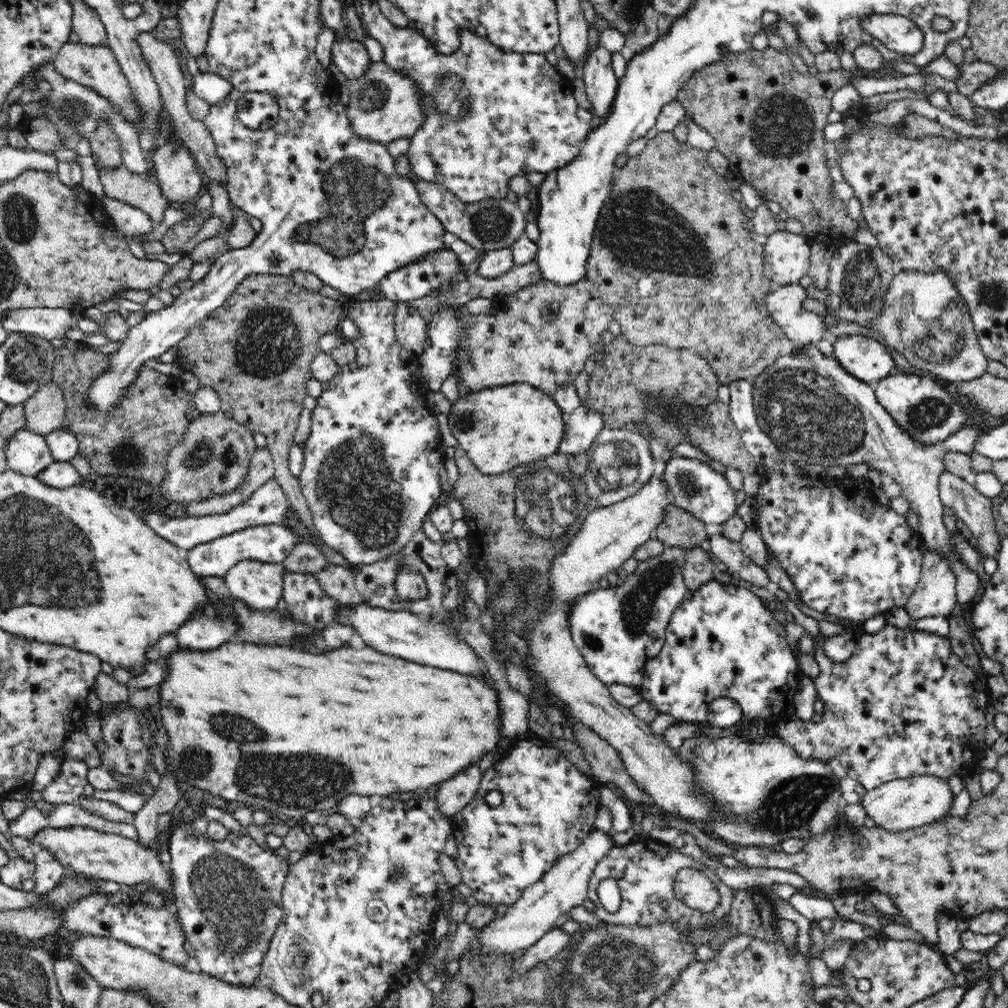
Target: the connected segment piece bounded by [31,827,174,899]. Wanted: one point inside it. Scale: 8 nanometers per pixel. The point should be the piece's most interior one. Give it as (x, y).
(97, 855)

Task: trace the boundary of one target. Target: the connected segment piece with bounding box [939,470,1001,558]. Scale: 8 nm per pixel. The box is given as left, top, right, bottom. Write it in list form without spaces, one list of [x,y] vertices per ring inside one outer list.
[[[948,470],[940,474],[939,497],[944,506],[949,506],[954,510],[956,522],[968,526],[972,533],[971,542],[978,548],[979,552],[995,558],[1000,546],[1001,536],[995,527],[996,522],[991,498],[984,496],[976,490],[974,485],[966,483],[962,478],[951,474]]]

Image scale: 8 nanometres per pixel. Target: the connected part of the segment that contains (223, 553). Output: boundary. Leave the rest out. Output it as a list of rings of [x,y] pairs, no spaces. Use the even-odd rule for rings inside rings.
[[[284,524],[253,526],[188,549],[187,561],[192,572],[198,576],[224,578],[230,568],[240,562],[240,560],[244,560],[244,558],[251,558],[252,560],[259,560],[260,562],[270,564],[283,562],[284,559],[288,558],[288,554],[292,552],[292,548],[298,543],[300,543],[298,533],[295,533]]]

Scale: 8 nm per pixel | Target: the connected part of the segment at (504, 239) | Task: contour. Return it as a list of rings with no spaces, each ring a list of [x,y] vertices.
[[[414,178],[414,185],[420,193],[422,203],[432,214],[436,215],[445,229],[451,232],[454,238],[464,240],[466,244],[476,248],[480,253],[500,250],[500,248],[511,248],[512,244],[525,234],[525,214],[517,203],[511,202],[507,198],[481,200],[466,204],[444,185],[417,178]]]

